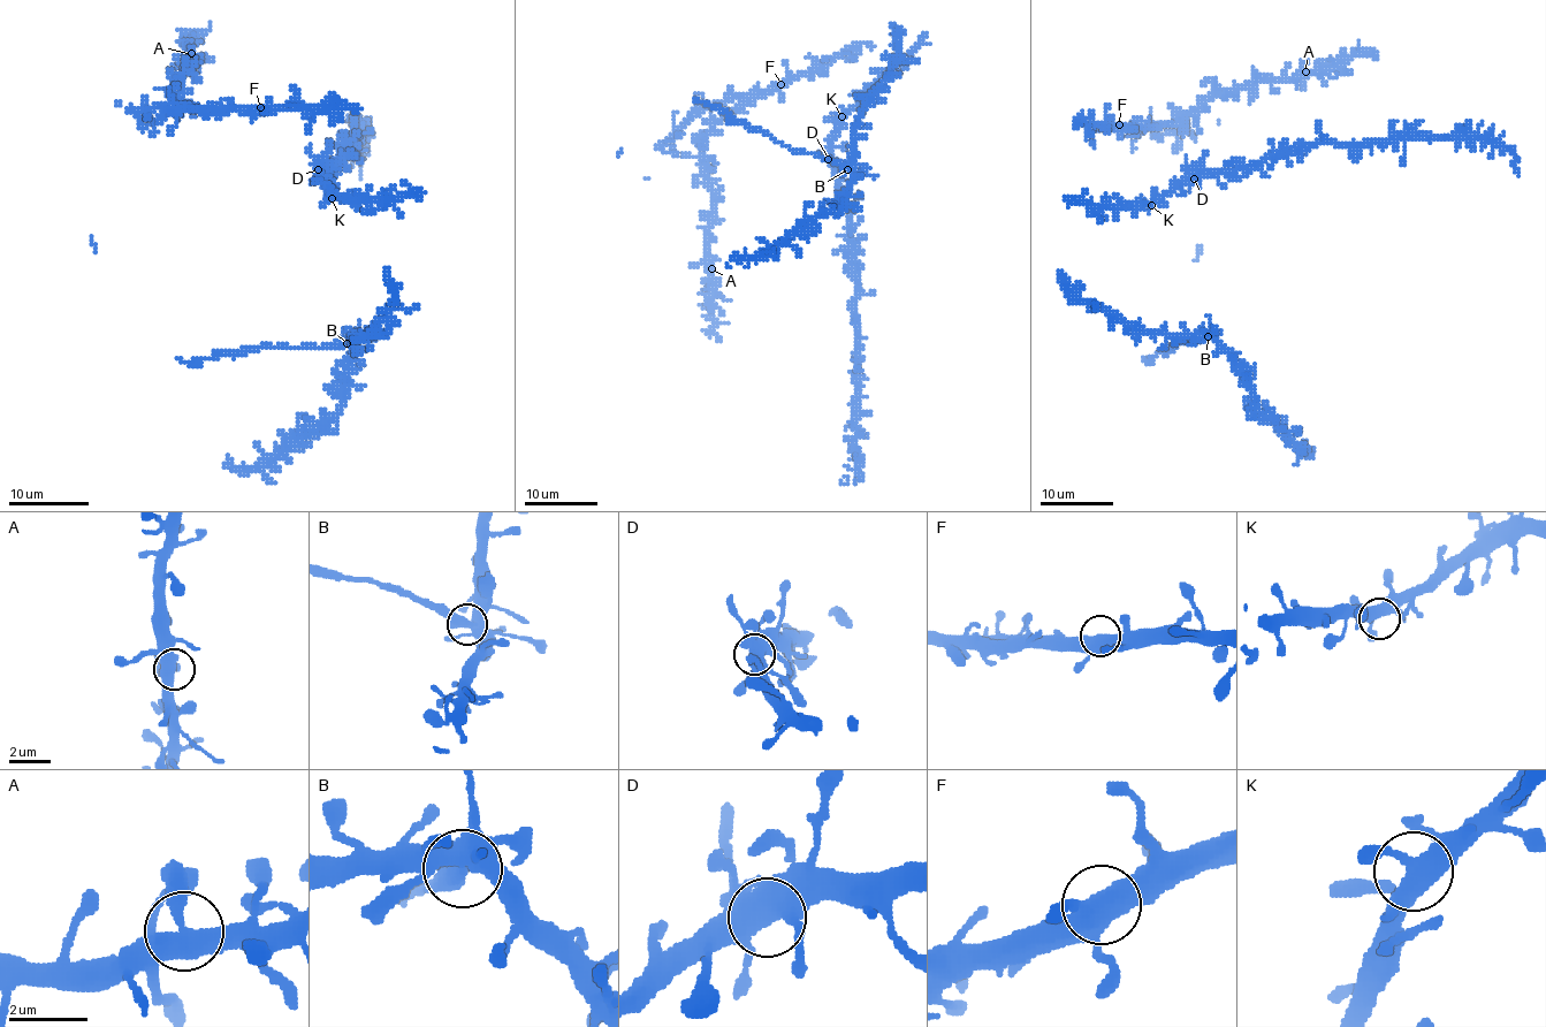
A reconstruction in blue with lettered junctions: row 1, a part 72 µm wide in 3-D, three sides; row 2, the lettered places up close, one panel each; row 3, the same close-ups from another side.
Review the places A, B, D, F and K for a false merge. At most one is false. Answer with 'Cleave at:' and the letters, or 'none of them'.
Cleave at: B

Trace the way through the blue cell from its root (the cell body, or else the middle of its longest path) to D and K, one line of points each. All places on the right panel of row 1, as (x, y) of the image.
D: (1105, 204), (1149, 205), (1194, 179)
K: (1105, 204), (1151, 205)

